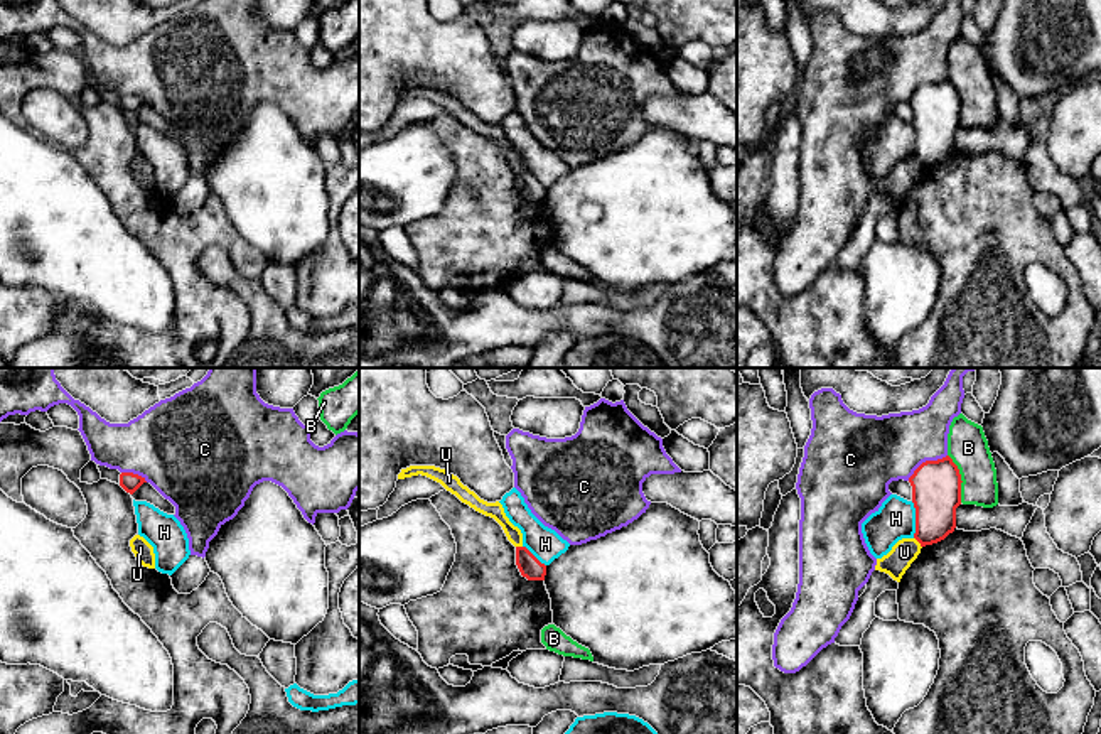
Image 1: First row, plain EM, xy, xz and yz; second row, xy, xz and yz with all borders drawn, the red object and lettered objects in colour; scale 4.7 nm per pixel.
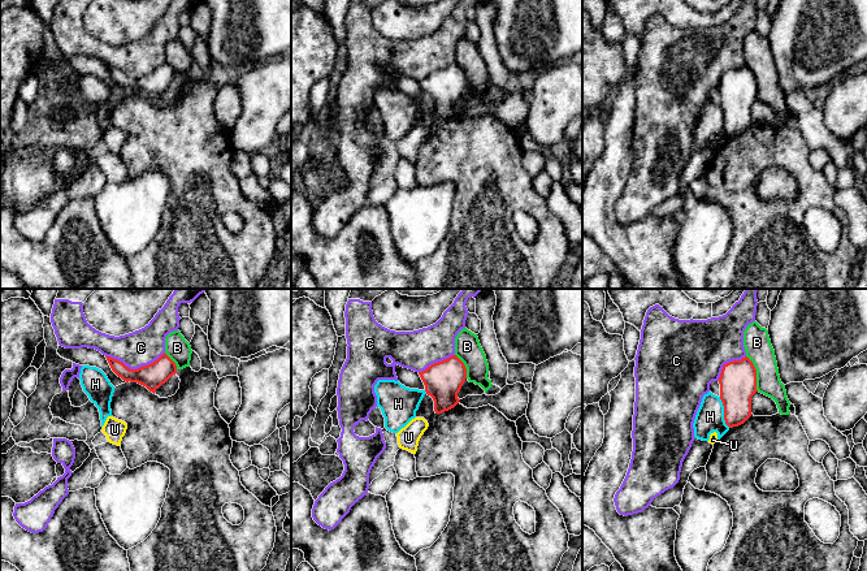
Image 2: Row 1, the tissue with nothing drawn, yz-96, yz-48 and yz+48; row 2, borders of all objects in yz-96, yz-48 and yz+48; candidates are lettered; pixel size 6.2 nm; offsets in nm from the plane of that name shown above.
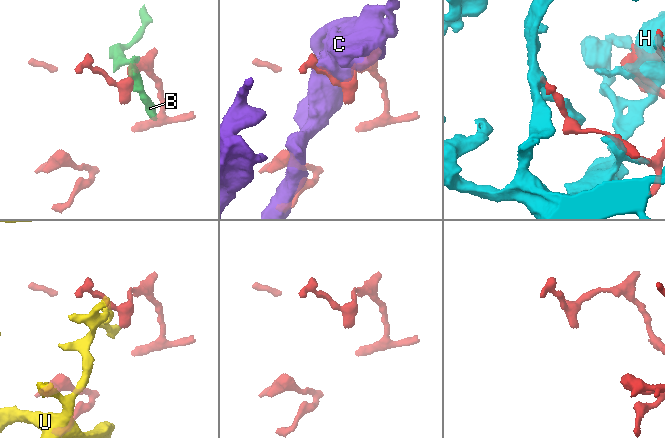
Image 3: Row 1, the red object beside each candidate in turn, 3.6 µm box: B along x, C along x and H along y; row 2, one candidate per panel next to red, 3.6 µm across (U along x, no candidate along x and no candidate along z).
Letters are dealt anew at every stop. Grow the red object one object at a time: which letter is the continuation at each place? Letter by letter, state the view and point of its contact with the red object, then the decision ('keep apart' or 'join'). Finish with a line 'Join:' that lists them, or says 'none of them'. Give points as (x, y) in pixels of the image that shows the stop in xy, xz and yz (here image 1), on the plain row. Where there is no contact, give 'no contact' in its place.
B: contact yz (960, 100); keep apart
C: contact yz (926, 83); keep apart
H: contact yz (916, 142); keep apart
U: contact yz (918, 162); keep apart
Join: none of them

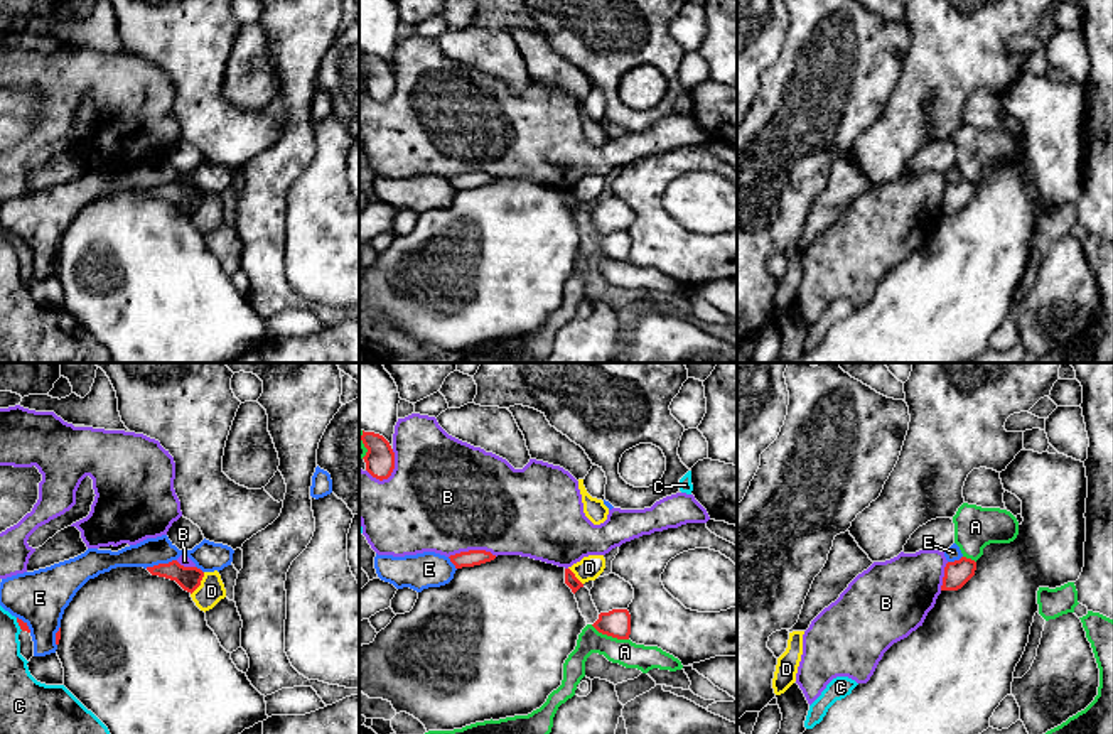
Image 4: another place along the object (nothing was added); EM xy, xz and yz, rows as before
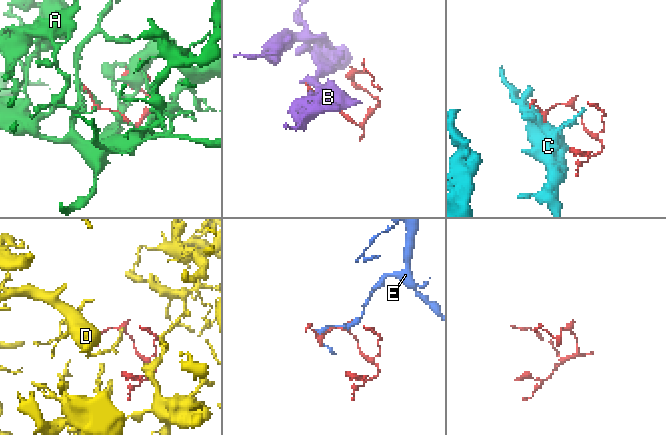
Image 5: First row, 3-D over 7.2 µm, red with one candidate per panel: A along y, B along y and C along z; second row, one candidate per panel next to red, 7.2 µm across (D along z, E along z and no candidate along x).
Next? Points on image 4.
A: contact xz (609, 257); keep apart
B: contact xz (473, 172); keep apart
C: contact xy (19, 247); keep apart
D: contact xy (199, 206); keep apart
E: contact xy (161, 186); keep apart
Join: none of them

